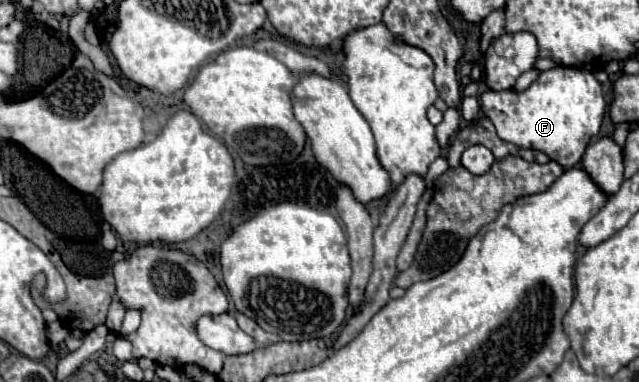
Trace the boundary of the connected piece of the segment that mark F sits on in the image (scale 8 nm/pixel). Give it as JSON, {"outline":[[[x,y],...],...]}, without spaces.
{"outline":[[[552,68],[538,76],[526,90],[486,90],[482,94],[482,112],[492,120],[502,140],[520,148],[544,152],[562,168],[572,168],[580,162],[588,142],[600,132],[606,112],[602,88],[592,72],[578,68]]]}

